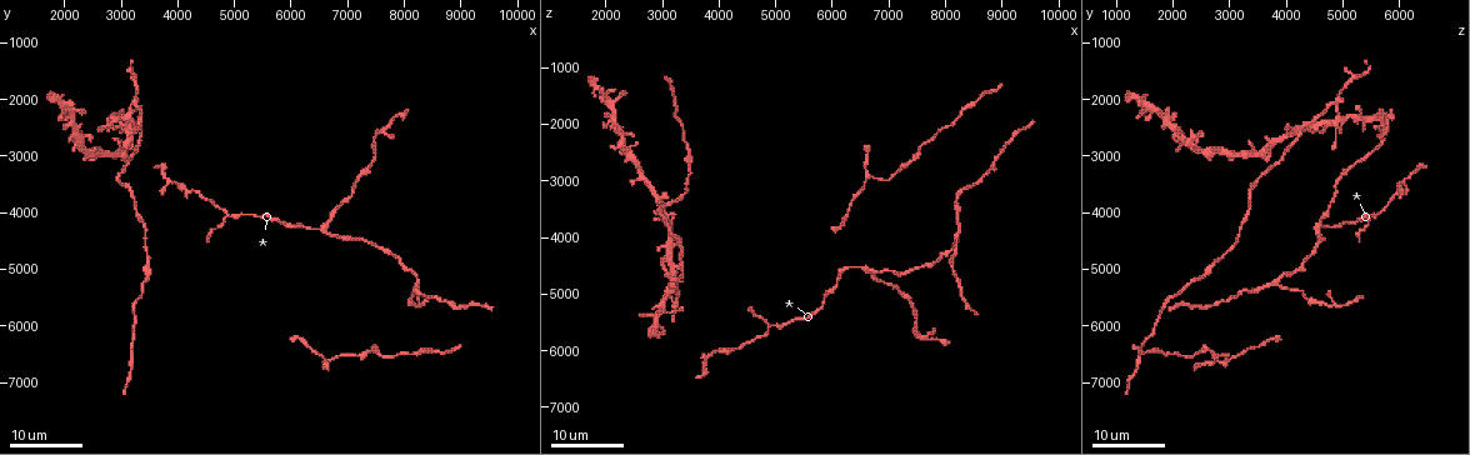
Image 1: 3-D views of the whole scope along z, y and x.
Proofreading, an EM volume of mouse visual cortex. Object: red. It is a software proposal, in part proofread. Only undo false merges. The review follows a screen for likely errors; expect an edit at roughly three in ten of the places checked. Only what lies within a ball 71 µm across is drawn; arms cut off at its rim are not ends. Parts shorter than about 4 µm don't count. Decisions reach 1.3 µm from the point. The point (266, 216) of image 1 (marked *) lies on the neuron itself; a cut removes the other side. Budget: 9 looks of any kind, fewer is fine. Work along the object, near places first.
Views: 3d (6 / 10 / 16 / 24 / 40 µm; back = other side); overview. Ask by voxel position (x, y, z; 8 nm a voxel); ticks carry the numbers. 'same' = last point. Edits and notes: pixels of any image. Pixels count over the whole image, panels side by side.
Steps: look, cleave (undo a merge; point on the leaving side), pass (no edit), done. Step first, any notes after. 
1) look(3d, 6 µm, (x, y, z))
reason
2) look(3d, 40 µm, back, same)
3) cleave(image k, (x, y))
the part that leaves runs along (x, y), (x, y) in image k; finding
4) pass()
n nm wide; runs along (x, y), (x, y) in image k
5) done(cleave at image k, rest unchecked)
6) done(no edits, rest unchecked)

look(3d, 24 µm, (4850, 4100, 5550))
branch point

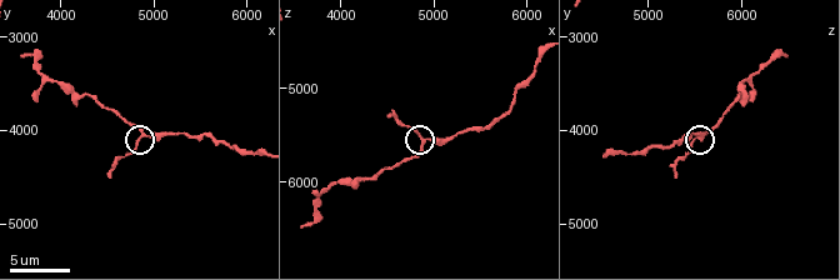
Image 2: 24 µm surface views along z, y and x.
look(3d, 6 µm, (4900, 4050, 5600))

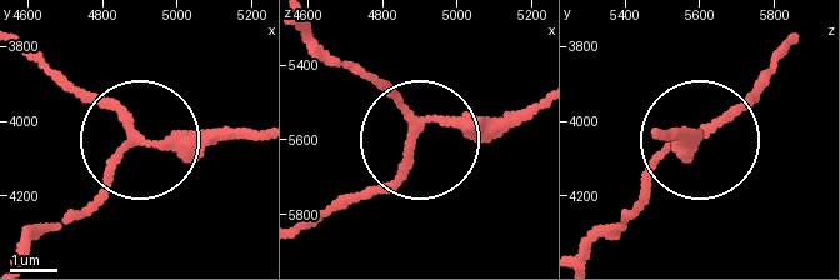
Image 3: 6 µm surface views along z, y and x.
pass()
runs along (259, 134), (199, 146), (135, 138), (71, 214) in image 3; continuous, no second neuron

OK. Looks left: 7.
look(3d, 24 µm, (3300, 2100, 4800))
four arms meet

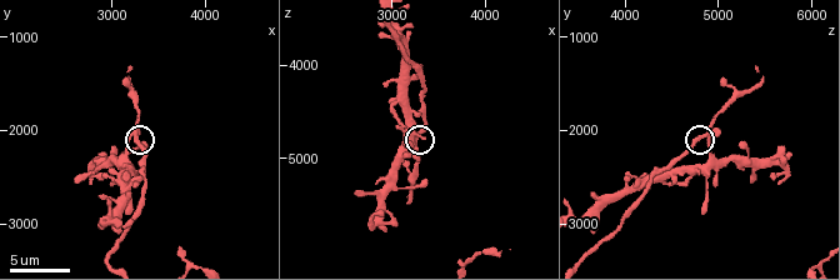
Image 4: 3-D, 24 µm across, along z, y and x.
look(3d, 6 µm, (3250, 2050, 4850))

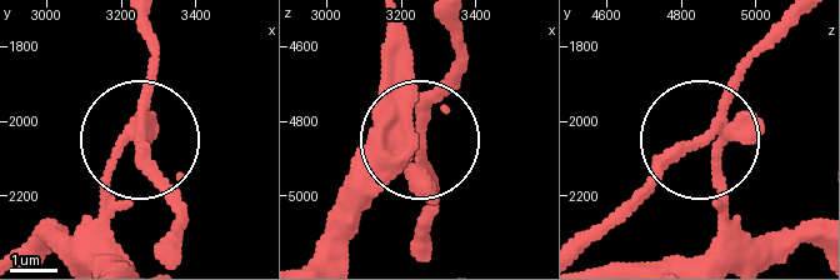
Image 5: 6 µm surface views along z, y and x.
pass()
4 arms; continuous, no second neuron

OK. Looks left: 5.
look(3d, 24 µm, (6550, 4350, 4600))
two arms at a narrow angle

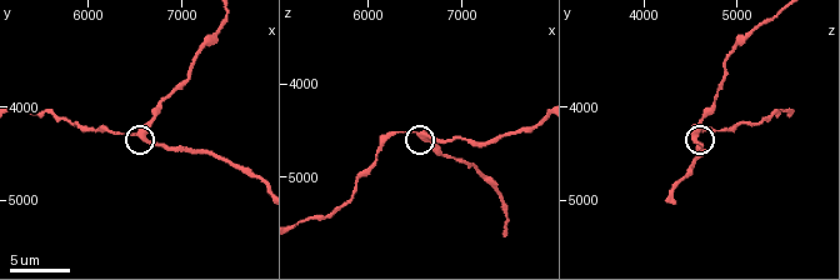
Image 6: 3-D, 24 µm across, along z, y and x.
look(3d, 10 µm, (6600, 4300, 4550))

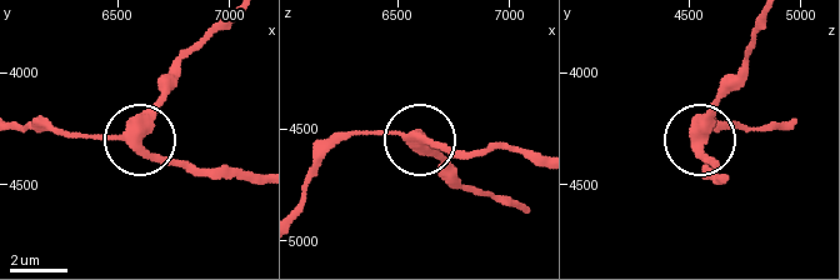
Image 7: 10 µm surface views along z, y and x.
pass()
360 nm wide; runs along (21, 128), (131, 138), (173, 83) in image 7; all the same neuron

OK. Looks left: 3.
look(3d, 16 µm, (8200, 5300, 3850))
three-way junction

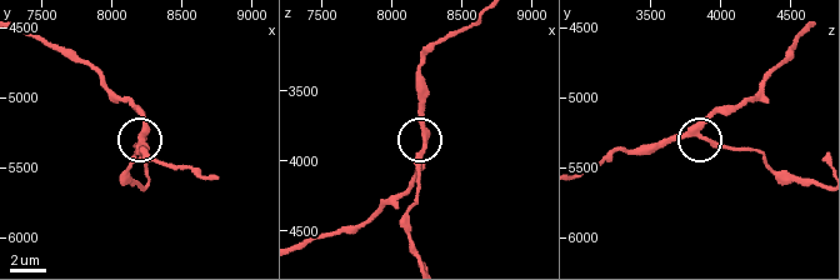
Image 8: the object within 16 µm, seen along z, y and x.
look(3d, 10 µm, (8240, 5260, 3860))

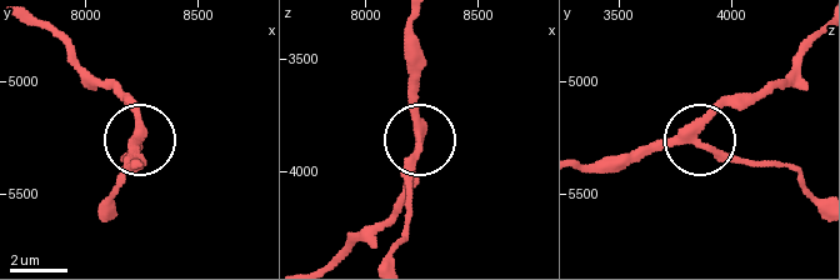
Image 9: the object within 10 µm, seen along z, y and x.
pass()
side arm 15 µm; 3 arms; one neuron here

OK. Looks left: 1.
done(no edits, rest unchecked)

